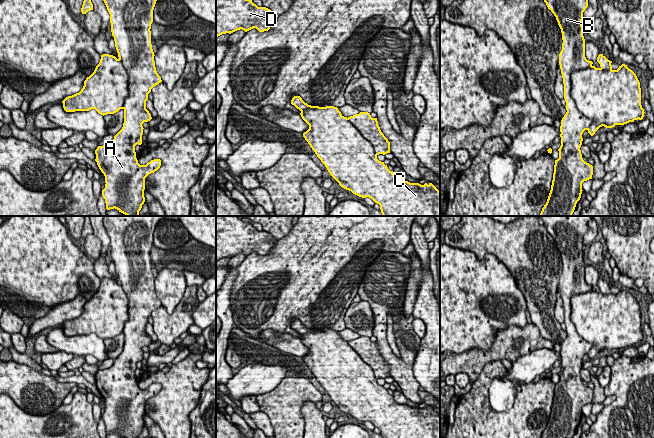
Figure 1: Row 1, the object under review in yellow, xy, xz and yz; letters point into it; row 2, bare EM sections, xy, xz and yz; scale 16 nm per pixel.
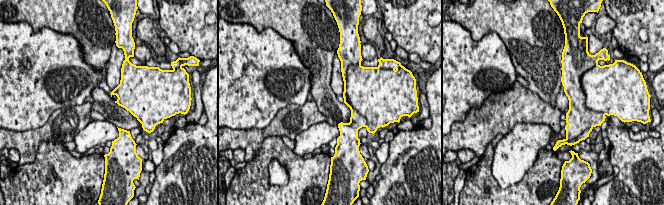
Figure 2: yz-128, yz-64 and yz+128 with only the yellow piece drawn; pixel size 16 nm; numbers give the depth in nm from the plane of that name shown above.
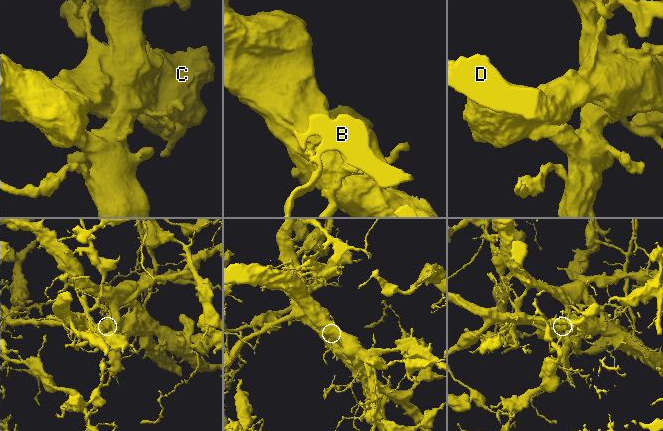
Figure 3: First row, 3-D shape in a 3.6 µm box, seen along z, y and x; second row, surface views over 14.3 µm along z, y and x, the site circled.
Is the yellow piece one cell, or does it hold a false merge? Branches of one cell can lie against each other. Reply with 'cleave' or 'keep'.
cleave

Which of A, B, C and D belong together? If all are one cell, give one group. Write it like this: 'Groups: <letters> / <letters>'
Groups: A B / C D

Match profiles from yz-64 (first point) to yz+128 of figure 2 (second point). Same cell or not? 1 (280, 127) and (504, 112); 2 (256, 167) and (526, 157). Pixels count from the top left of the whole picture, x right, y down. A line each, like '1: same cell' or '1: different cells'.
1: same cell
2: different cells

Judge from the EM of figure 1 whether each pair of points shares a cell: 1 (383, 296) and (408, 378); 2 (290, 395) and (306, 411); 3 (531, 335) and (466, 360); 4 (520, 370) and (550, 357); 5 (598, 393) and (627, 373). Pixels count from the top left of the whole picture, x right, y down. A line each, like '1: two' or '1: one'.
1: one
2: two
3: one
4: one
5: two

